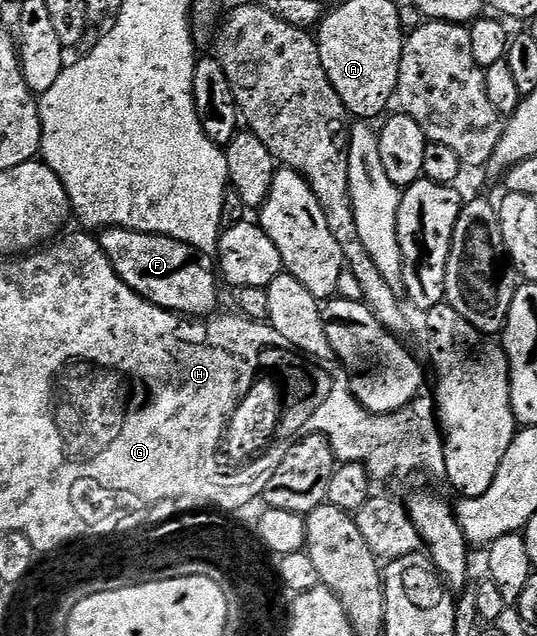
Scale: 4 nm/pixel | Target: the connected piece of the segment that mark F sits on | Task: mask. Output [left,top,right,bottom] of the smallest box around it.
[99,228,218,318]

